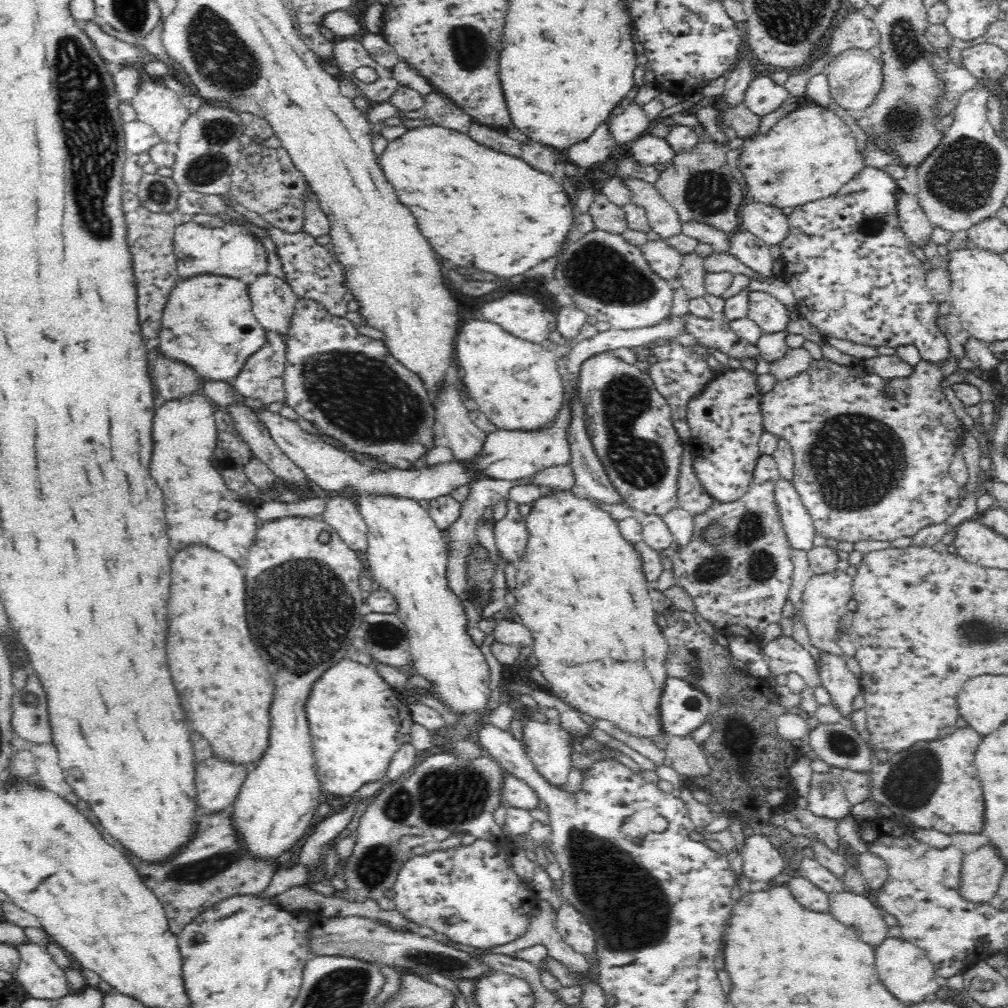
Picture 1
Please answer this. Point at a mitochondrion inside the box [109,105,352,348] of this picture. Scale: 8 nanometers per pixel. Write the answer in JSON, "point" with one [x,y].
{"point":[217,133]}

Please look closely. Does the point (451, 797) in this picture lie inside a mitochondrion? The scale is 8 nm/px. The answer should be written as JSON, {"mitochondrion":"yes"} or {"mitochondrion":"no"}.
{"mitochondrion":"yes"}

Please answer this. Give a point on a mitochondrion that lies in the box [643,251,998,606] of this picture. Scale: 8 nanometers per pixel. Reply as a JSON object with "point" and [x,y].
{"point":[855,462]}

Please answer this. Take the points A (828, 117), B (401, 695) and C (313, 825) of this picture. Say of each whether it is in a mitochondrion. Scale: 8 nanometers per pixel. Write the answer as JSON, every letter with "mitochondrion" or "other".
{"A":"other","B":"other","C":"other"}

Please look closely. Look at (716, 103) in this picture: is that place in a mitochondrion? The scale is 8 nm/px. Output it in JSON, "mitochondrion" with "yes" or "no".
{"mitochondrion":"no"}

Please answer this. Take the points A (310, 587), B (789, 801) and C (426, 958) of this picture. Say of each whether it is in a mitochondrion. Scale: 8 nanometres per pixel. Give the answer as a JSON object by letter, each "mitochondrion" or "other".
{"A":"mitochondrion","B":"other","C":"mitochondrion"}

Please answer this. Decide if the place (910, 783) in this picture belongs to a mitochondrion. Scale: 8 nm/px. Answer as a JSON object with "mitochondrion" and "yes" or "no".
{"mitochondrion":"yes"}

